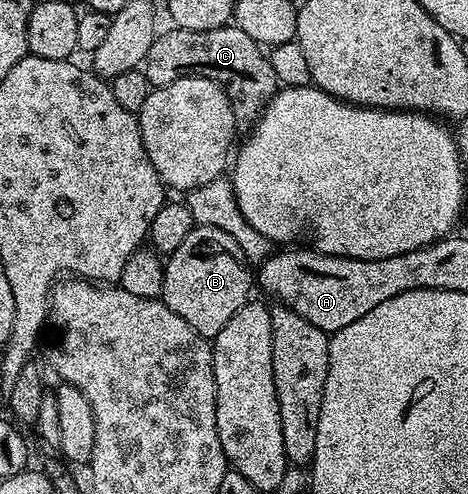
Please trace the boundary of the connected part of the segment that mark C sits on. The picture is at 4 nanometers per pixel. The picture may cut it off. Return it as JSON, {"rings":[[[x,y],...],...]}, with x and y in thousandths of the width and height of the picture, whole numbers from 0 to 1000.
{"rings":[[[502,51],[449,59],[447,63],[365,61],[353,71],[350,65],[335,69],[333,79],[321,91],[321,107],[312,107],[303,142],[316,158],[318,170],[325,176],[344,176],[380,164],[393,152],[429,152],[476,176],[506,243],[545,245],[553,241],[558,225],[564,223],[564,217],[581,202],[583,192],[594,182],[594,166],[585,140],[579,138],[579,123],[560,101],[558,91],[536,81],[517,59]]]}

